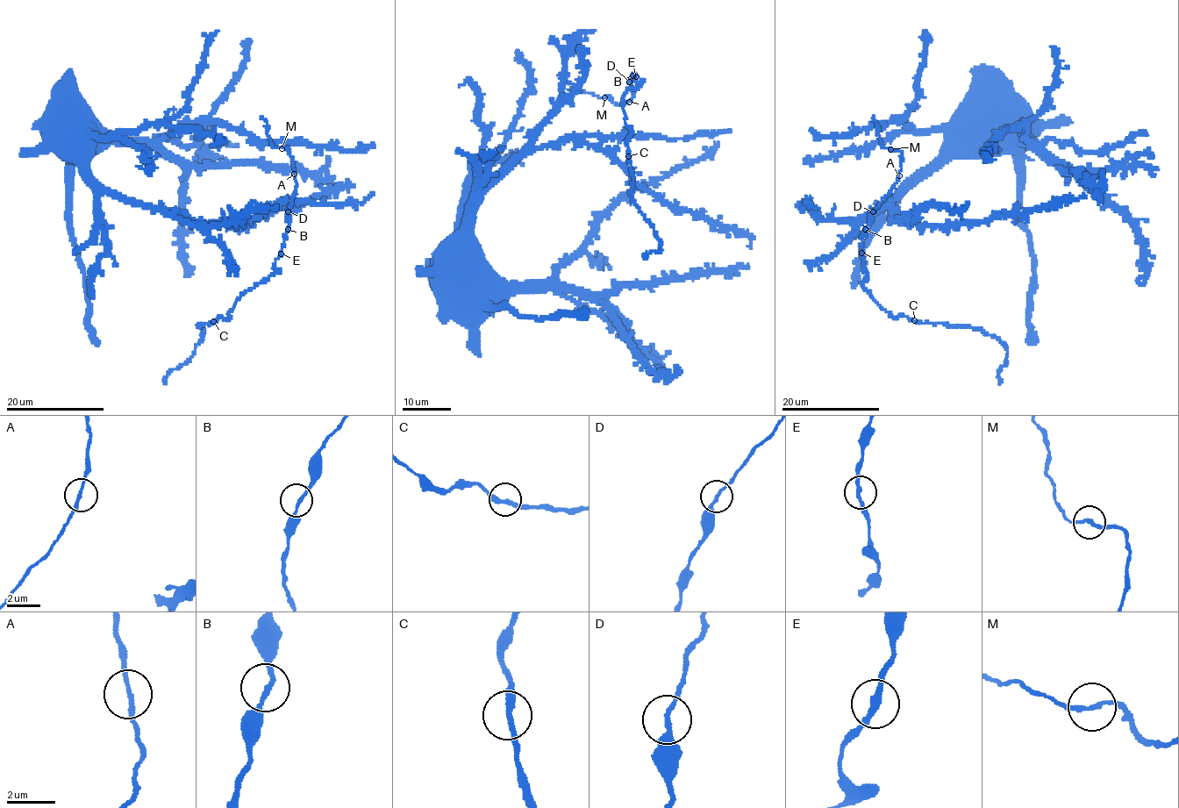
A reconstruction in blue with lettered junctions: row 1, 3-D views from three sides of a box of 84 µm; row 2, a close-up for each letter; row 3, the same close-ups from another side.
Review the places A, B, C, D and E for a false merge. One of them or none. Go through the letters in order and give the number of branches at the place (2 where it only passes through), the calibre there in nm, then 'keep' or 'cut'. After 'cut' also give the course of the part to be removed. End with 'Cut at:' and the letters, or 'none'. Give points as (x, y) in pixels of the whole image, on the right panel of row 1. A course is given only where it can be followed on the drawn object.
A: branches 2; calibre 180 nm; keep
B: branches 2; calibre 170 nm; keep
C: branches 2; calibre 260 nm; keep
D: branches 2; calibre 190 nm; keep
E: branches 2; calibre 240 nm; keep
Cut at: none

